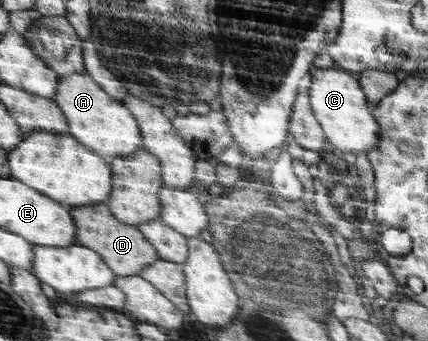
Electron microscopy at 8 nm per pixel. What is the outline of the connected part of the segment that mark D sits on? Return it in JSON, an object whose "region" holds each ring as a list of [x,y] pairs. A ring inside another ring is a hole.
{"region":[[[100,202],[99,205],[95,203],[87,206],[70,207],[70,211],[71,215],[74,216],[75,227],[77,227],[74,243],[79,243],[99,252],[99,255],[102,255],[116,276],[139,276],[160,258],[154,244],[143,235],[139,227],[123,223],[115,218],[115,215],[104,202]]]}

